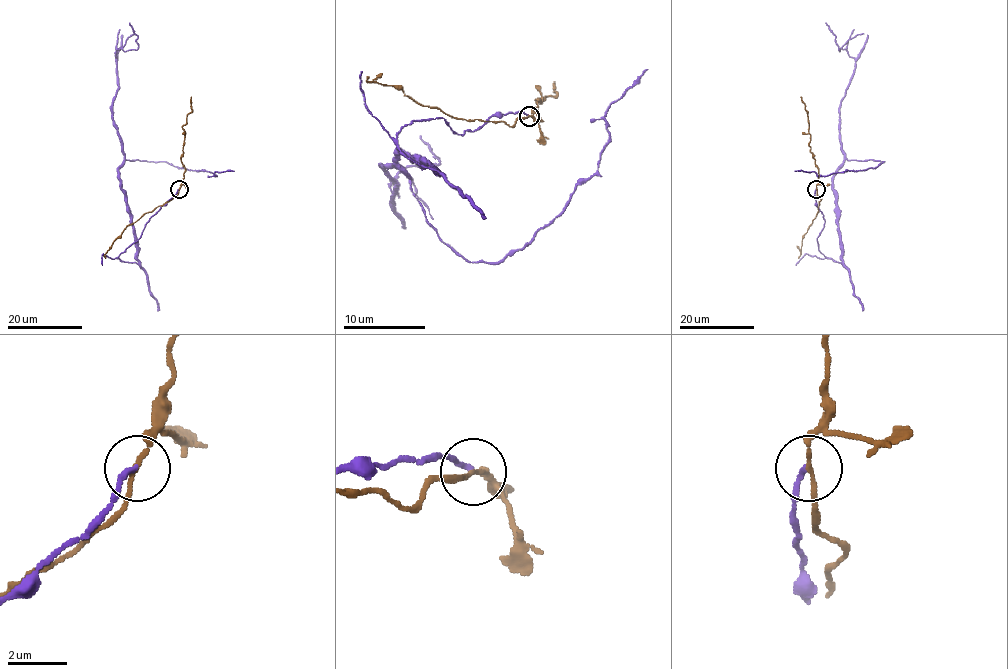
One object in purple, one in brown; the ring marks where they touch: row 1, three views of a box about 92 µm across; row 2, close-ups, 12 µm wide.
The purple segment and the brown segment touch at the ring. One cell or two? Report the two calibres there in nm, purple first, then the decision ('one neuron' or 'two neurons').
170/140 nm | two neurons

